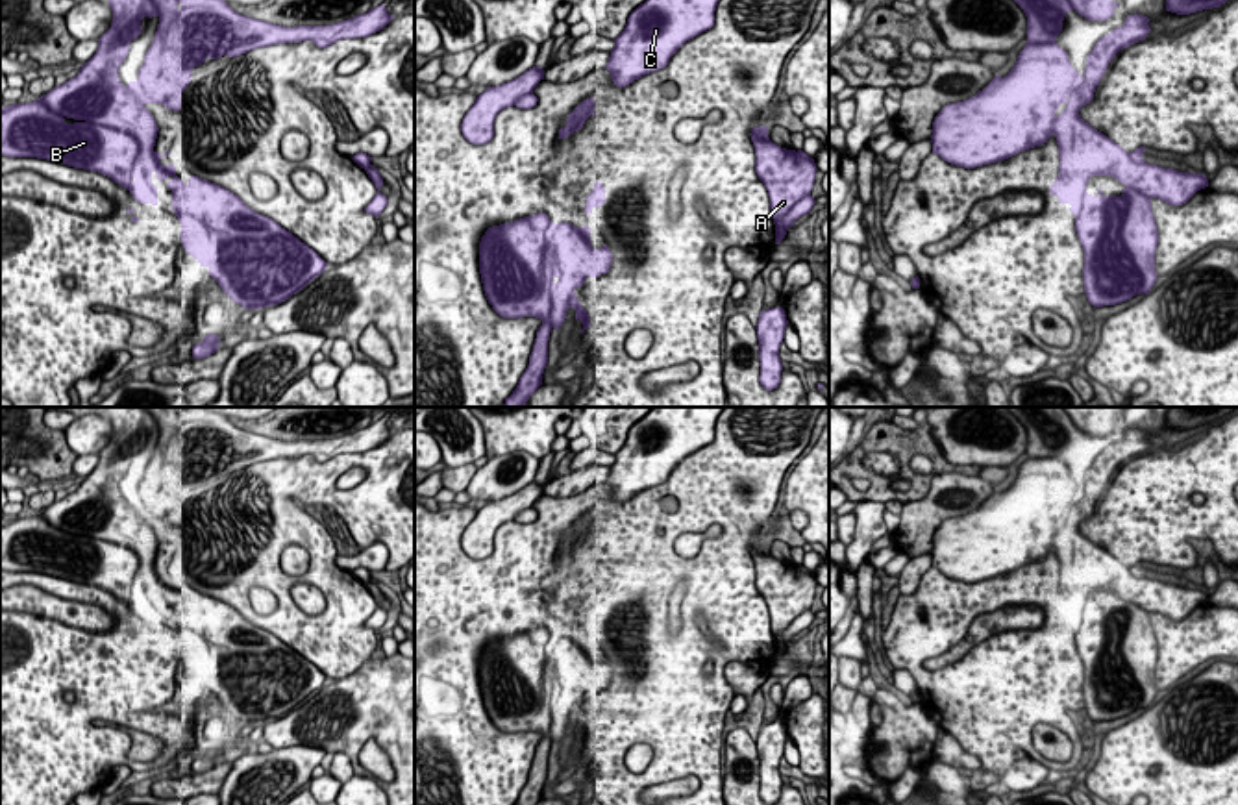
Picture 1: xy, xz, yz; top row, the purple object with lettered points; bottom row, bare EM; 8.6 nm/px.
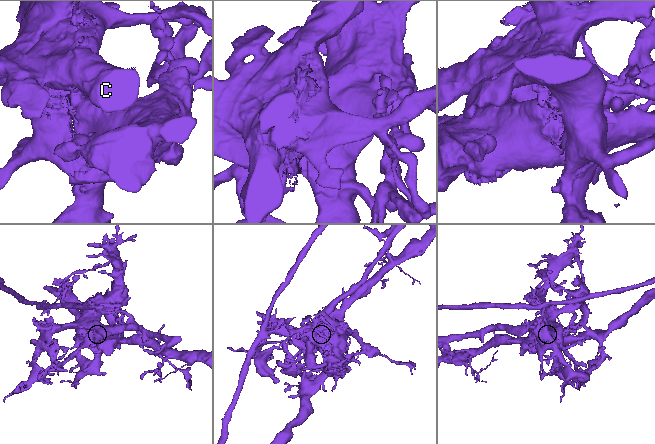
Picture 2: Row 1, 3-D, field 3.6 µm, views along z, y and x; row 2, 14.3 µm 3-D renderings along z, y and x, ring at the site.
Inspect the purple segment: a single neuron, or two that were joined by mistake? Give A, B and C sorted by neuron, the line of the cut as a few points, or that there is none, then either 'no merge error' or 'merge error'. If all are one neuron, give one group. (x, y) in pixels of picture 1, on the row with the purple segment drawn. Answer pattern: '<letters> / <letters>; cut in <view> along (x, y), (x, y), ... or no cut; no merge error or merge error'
A / B C; cut in xz along (561, 224), (546, 239), (556, 258), (550, 285), (550, 326); merge error

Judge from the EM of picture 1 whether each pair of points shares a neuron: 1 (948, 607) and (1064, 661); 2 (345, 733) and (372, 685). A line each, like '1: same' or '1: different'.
1: same
2: same

